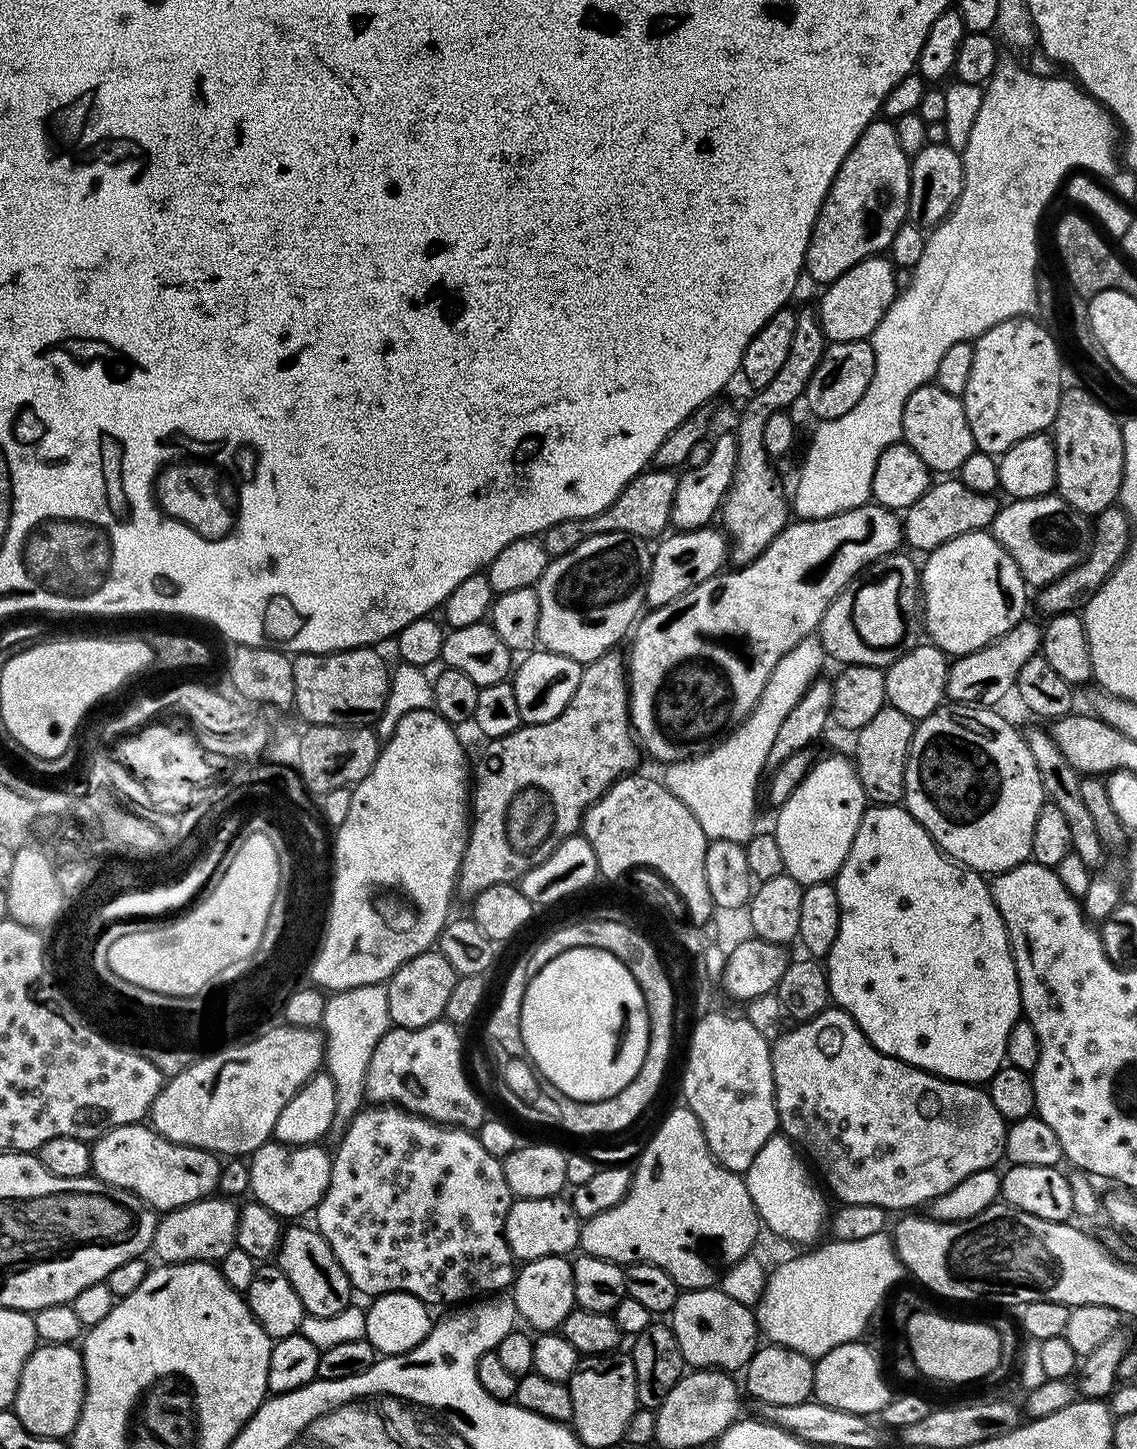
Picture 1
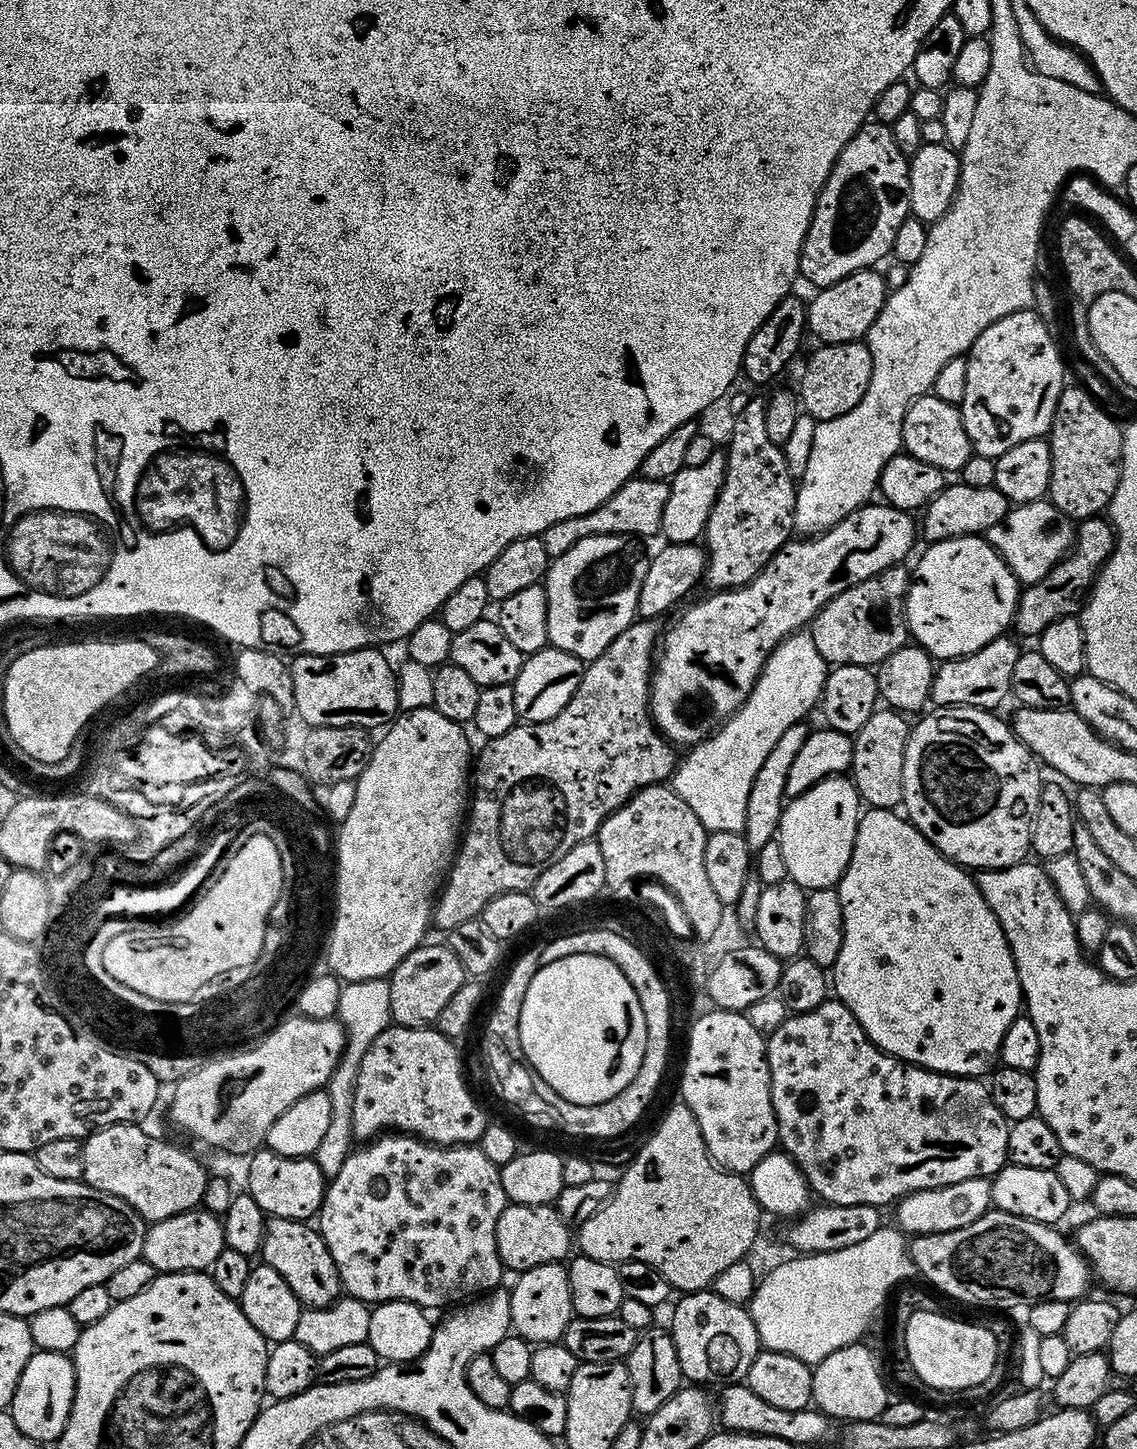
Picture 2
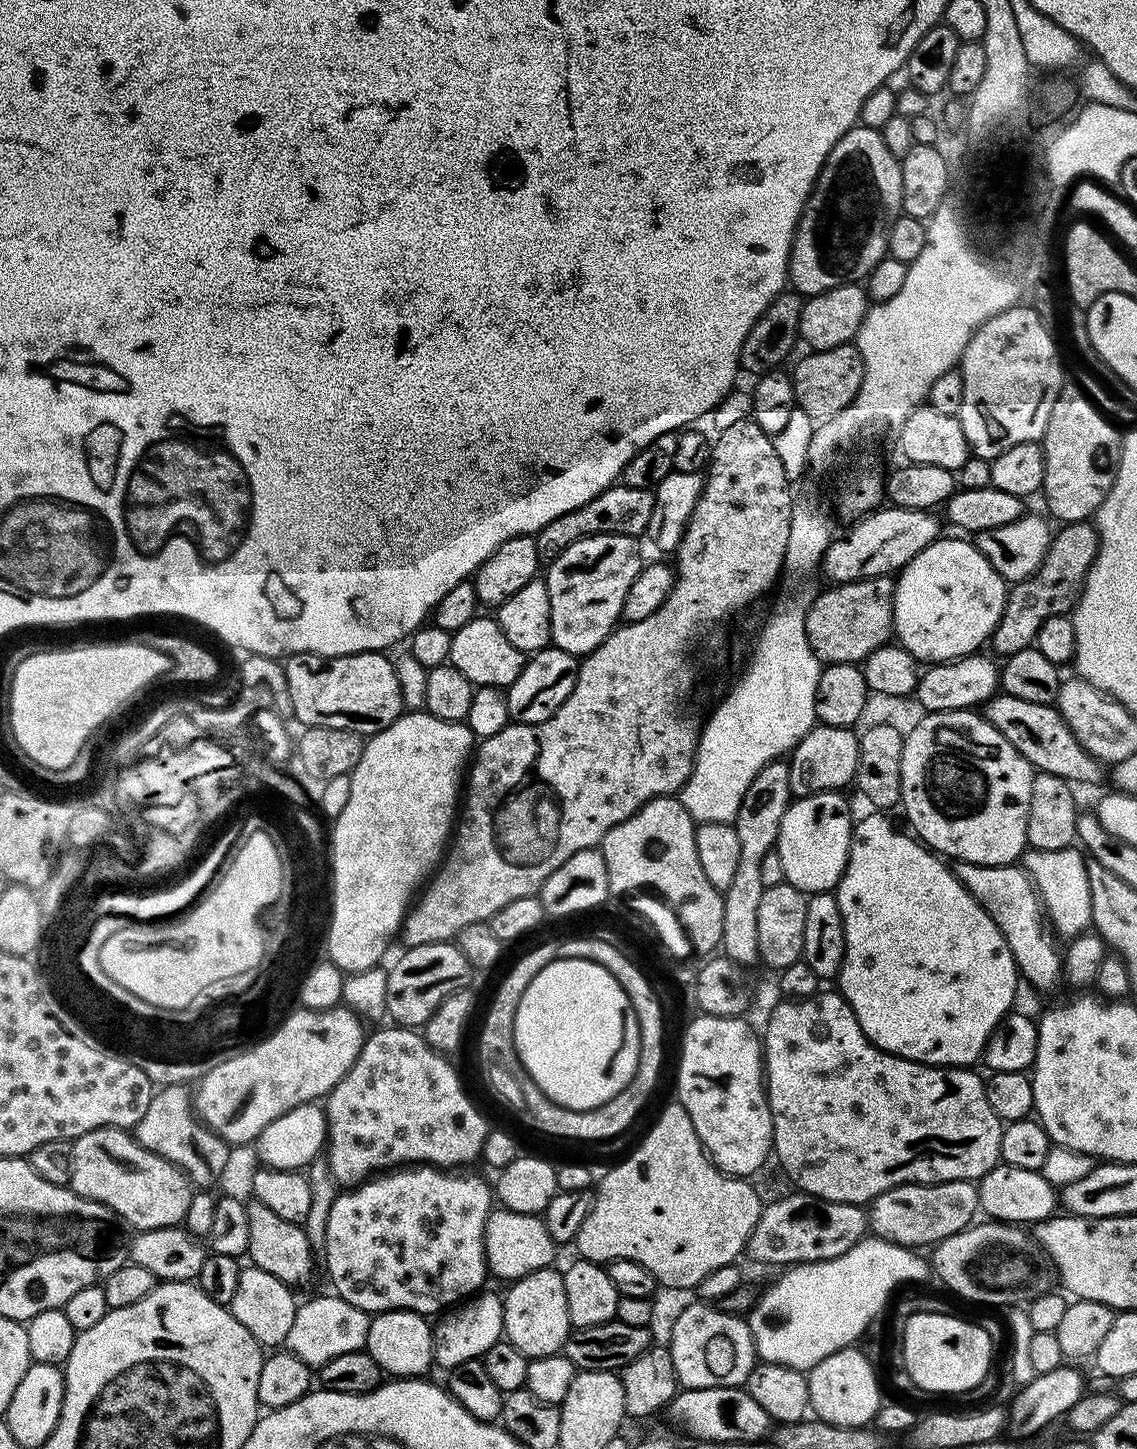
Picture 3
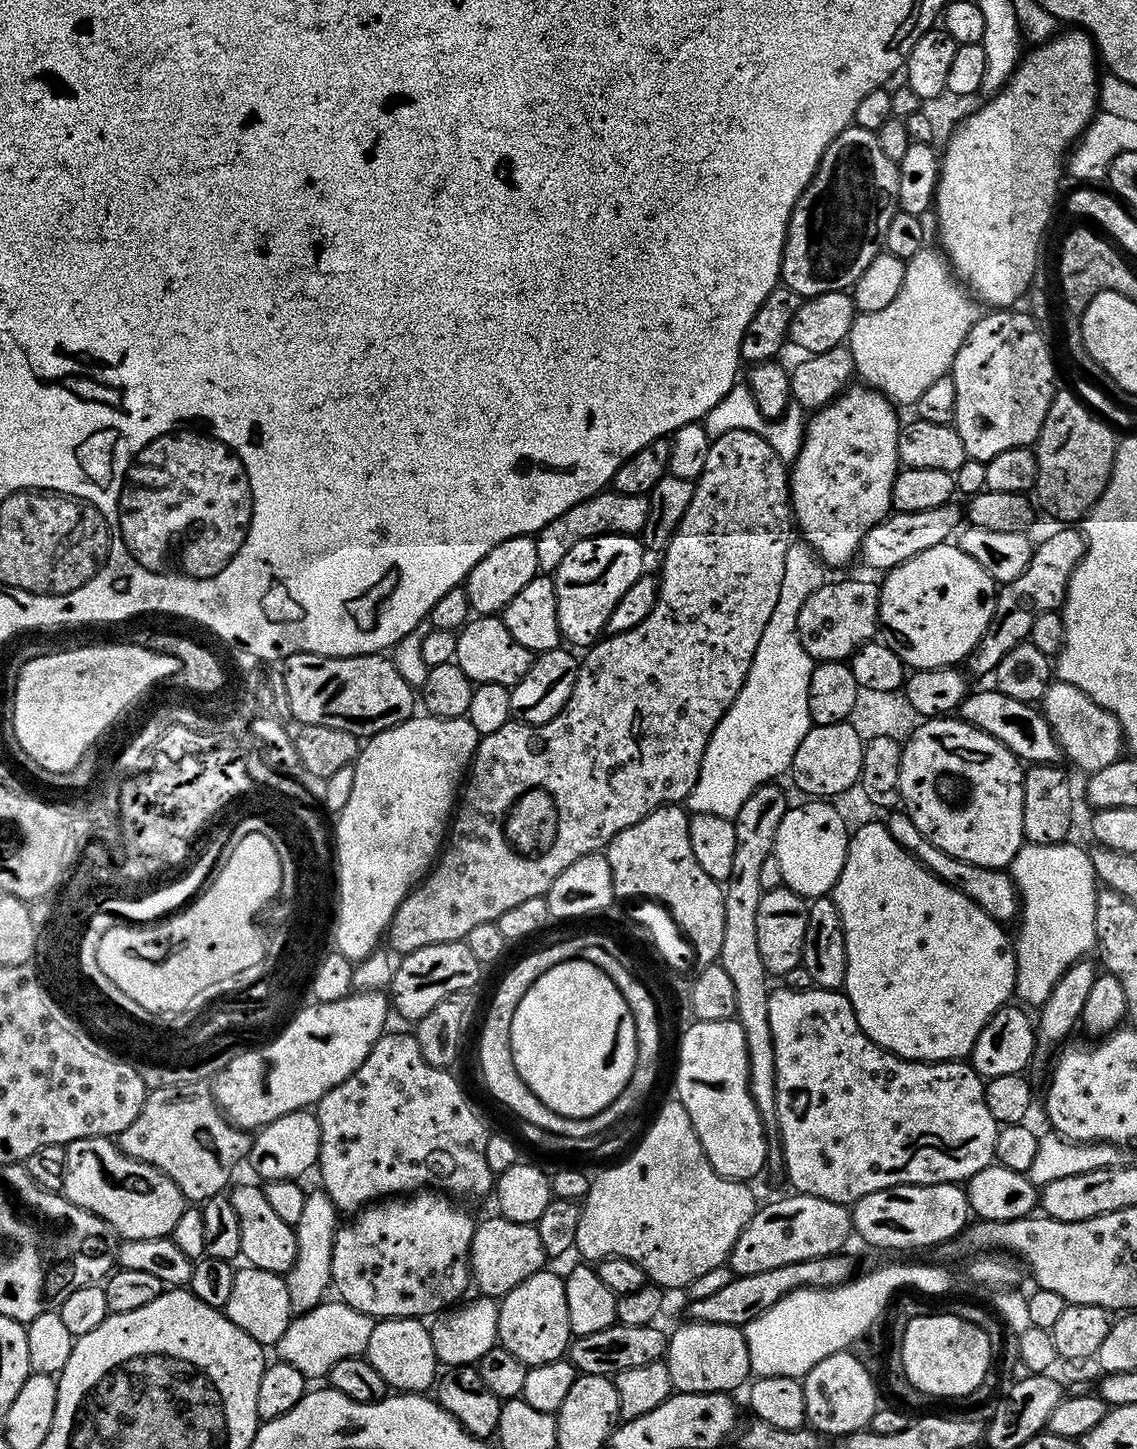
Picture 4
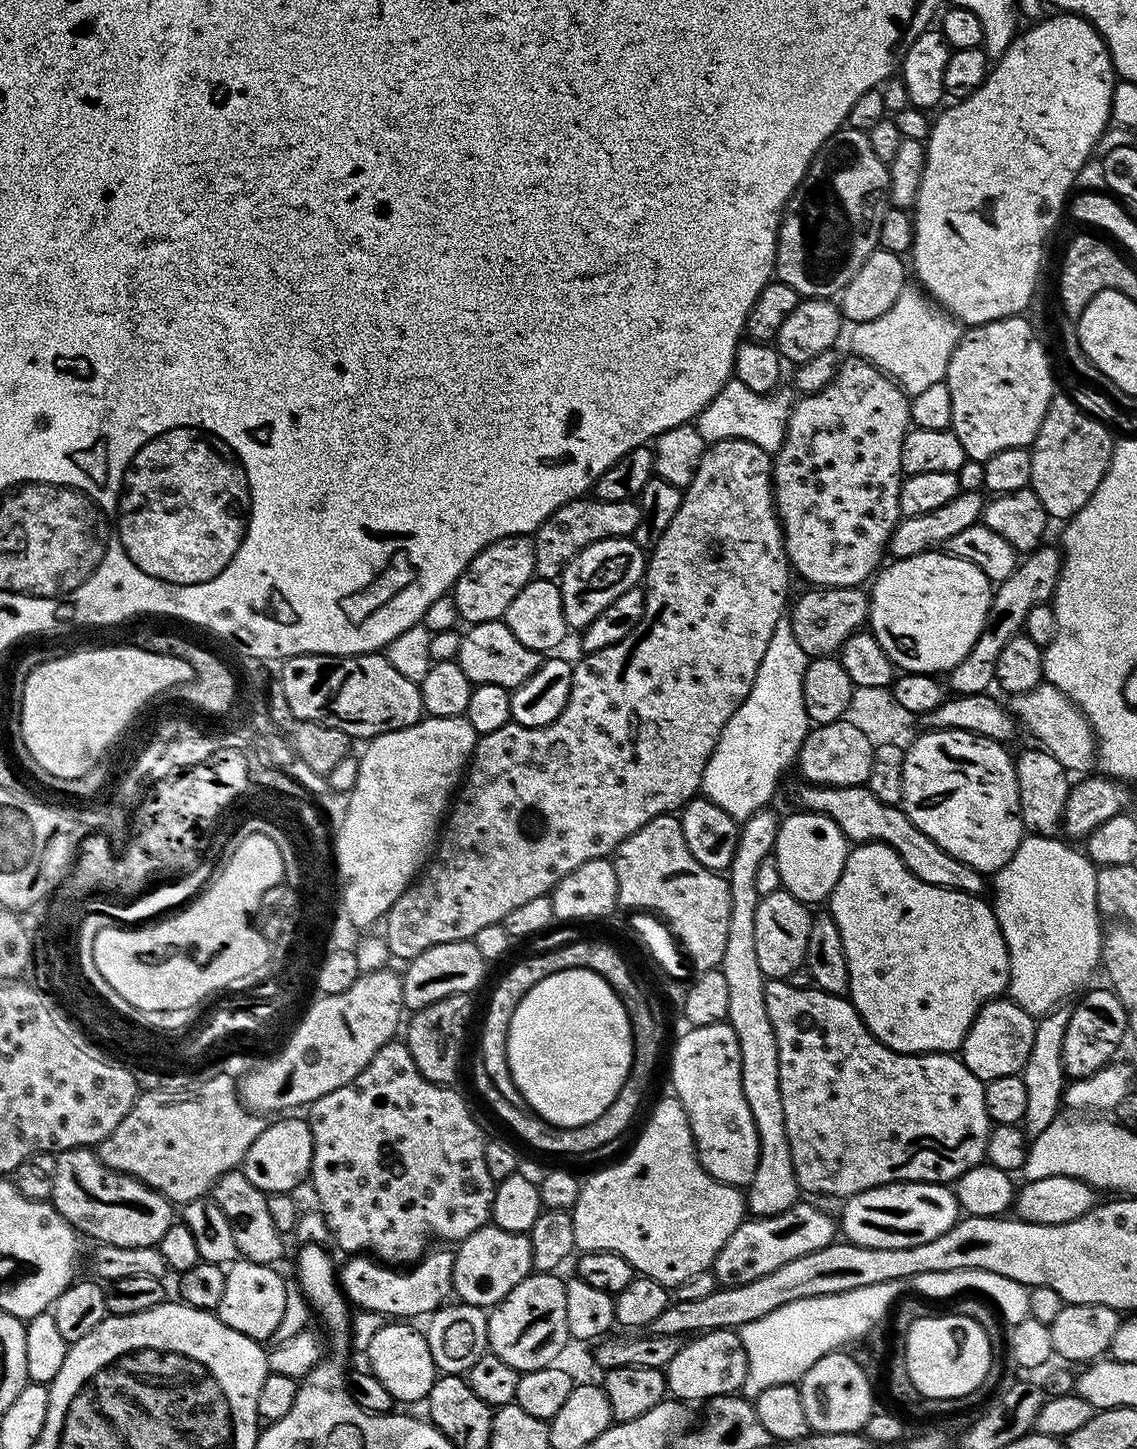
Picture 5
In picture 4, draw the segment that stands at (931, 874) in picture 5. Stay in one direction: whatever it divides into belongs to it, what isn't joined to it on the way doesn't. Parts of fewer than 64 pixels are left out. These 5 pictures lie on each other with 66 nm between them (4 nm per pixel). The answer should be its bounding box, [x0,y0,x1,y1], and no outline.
[887,815,1018,922]

